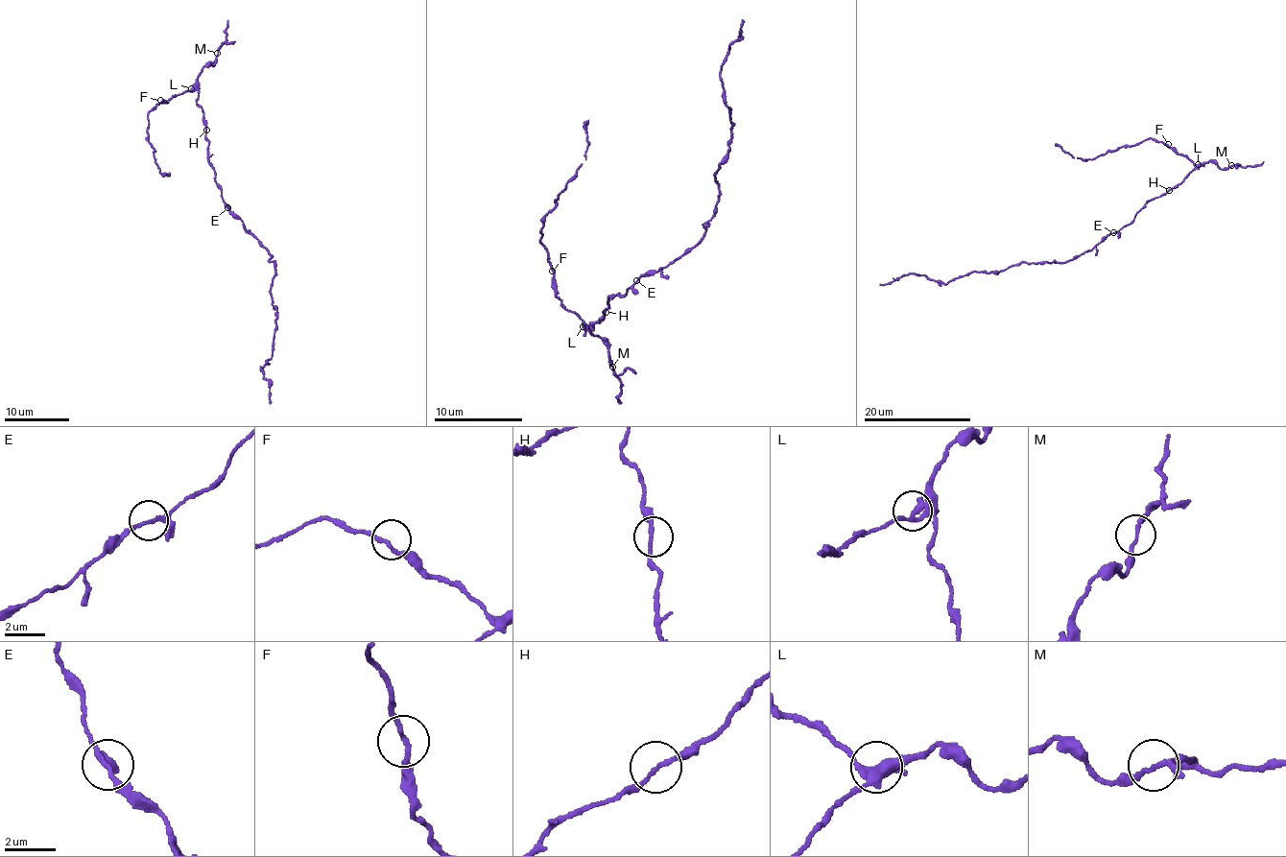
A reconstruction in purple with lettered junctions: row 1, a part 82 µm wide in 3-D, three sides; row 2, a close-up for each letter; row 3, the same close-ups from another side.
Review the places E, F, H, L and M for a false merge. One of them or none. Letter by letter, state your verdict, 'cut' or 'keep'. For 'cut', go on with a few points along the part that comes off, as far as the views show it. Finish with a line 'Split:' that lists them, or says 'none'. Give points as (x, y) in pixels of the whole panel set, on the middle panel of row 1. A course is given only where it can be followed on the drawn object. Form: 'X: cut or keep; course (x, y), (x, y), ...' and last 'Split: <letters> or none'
E: keep
F: keep
H: keep
L: keep
M: keep
Split: none

